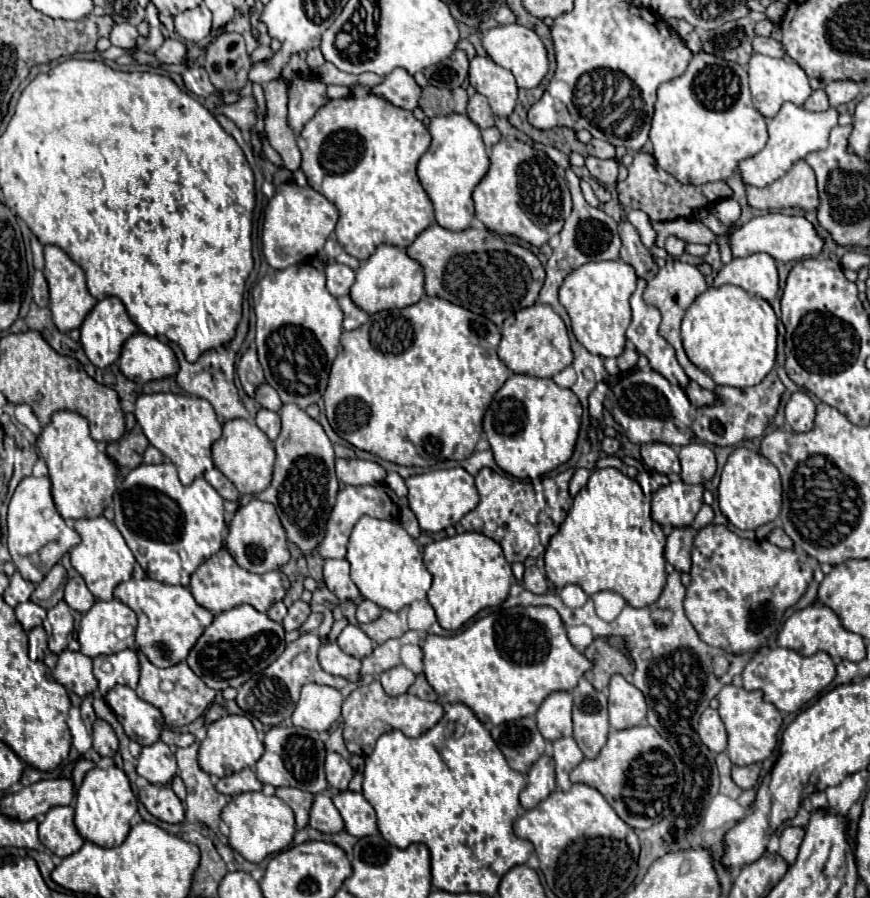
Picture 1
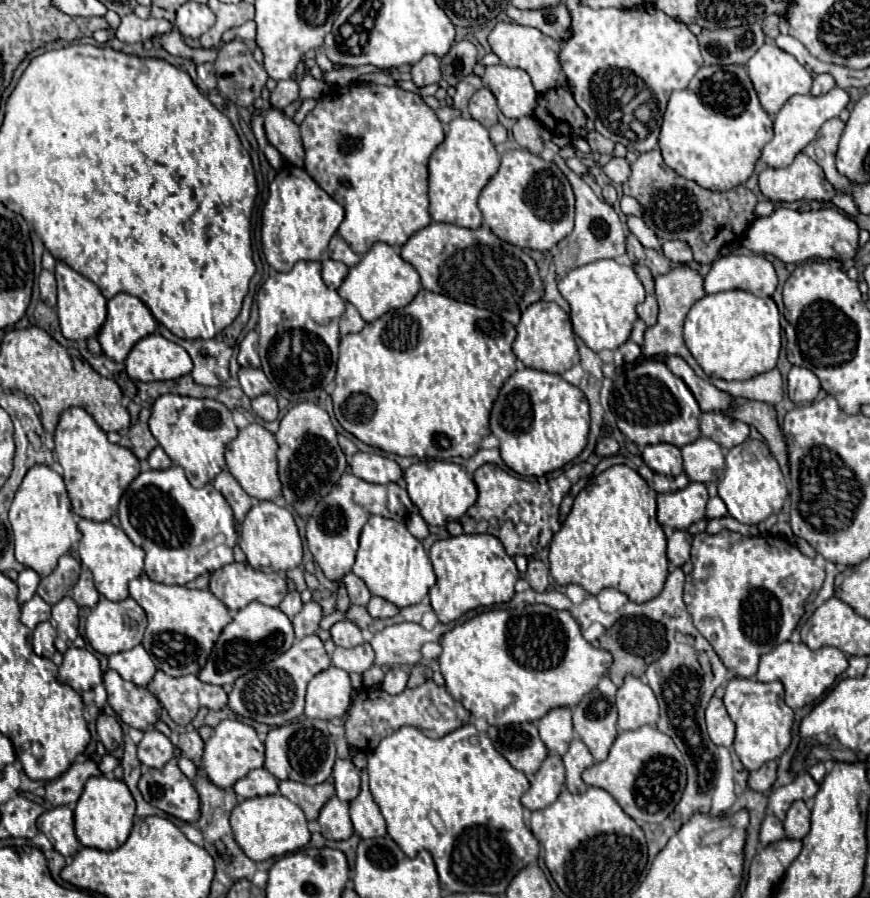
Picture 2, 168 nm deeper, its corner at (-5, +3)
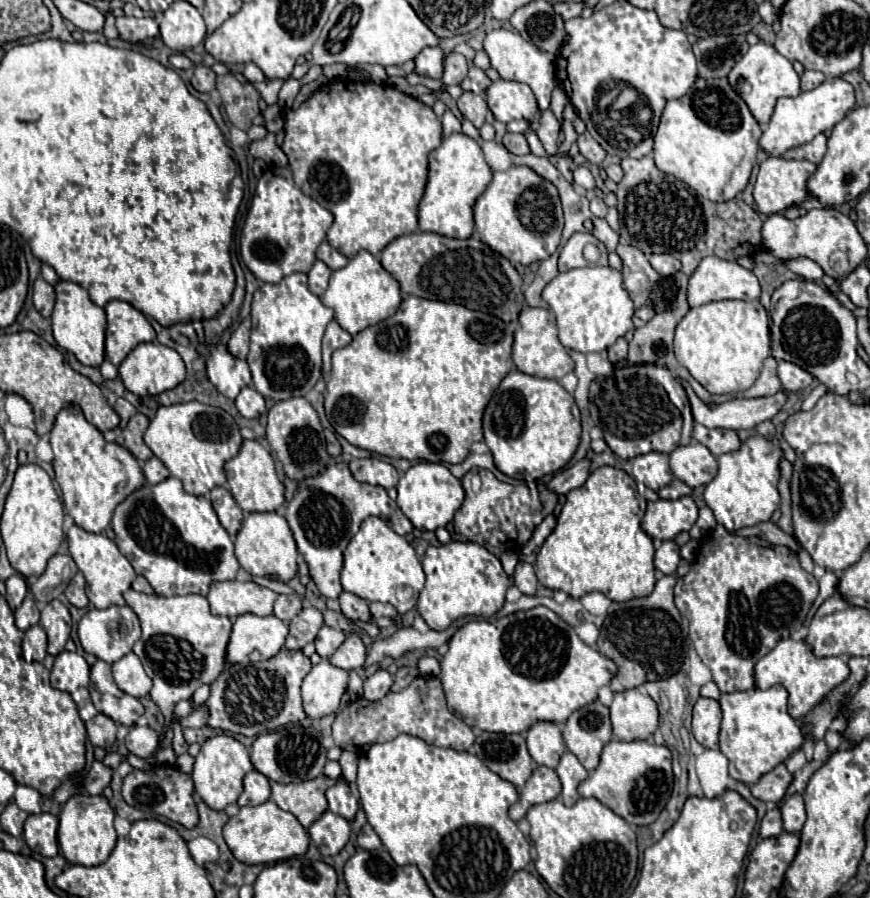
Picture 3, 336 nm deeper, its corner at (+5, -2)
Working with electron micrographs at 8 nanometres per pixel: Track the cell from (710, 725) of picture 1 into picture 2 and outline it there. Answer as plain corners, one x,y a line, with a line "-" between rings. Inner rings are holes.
713,696
709,700
709,706
705,710
705,722
707,722
707,732
717,746
731,746
735,738
735,724
729,718
725,704
721,698

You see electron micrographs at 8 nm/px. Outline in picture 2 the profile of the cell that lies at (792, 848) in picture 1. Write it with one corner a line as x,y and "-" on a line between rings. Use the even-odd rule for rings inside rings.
797,800
791,804
791,808
787,810
787,818
785,818
785,834
787,838
805,838
811,826
811,810
807,808
807,804
803,800

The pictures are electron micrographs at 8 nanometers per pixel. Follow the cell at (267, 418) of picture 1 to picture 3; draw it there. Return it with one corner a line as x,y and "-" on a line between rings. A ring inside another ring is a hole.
245,387
241,389
241,393
237,395
235,399
235,405
239,409
239,413
245,417
245,419
257,419
261,417
263,413
267,413
267,407
265,407
265,399
251,387

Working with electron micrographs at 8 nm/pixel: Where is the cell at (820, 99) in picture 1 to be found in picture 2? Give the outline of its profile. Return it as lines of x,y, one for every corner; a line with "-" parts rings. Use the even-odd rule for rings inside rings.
817,74
815,80
813,80
811,94
813,94
813,96
821,96
821,94
829,92
833,86
835,86
835,80
833,80
831,74

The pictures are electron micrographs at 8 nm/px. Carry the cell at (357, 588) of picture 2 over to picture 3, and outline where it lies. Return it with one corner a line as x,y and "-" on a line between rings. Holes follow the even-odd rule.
343,591
339,595
339,605
341,605
343,615
349,617
349,619
359,619
359,621
369,621
371,619
367,601
361,599
361,597
357,597
357,595
353,595
353,593

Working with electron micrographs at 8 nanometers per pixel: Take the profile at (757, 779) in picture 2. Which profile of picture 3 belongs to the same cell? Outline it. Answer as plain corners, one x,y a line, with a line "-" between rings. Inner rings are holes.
781,763
773,771
765,773
757,783
751,785
753,797
765,801
765,803
779,803
791,783
791,773
787,767

